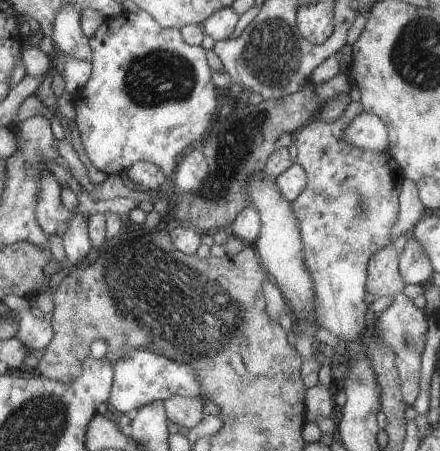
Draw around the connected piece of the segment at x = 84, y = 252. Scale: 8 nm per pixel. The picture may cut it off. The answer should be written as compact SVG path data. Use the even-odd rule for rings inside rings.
M74 214L71 225L67 233L62 236L67 264L76 267L78 262L88 259L92 250L90 238L88 237L86 216L84 214Z

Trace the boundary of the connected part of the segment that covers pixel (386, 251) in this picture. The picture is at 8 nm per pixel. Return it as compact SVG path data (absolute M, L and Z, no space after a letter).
M388 246L372 255L367 264L365 289L376 298L402 293L406 286L399 271L399 255Z

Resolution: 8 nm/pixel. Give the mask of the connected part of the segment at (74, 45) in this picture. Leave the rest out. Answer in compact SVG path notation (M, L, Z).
M72 5L62 7L55 16L51 38L56 50L79 61L92 60L89 38L81 29L81 17L86 11L79 11Z

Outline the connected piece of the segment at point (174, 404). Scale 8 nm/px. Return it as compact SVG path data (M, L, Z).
M171 396L163 401L170 422L177 424L181 431L193 429L206 416L202 411L205 400L202 396Z

